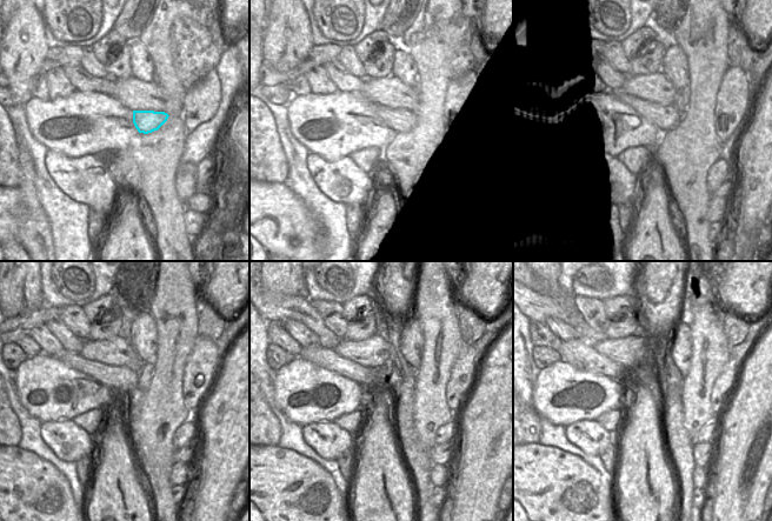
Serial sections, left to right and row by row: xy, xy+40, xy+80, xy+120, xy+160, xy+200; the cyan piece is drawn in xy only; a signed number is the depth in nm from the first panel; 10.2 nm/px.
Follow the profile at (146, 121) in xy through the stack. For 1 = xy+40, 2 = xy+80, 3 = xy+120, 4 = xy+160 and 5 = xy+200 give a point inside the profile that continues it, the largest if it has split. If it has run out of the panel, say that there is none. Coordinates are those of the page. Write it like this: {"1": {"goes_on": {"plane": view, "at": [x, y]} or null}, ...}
{"1": {"goes_on": {"plane": "xy+40", "at": [400, 120]}}, "2": {"goes_on": {"plane": "xy+80", "at": [665, 118]}}, "3": {"goes_on": {"plane": "xy+120", "at": [121, 379]}}, "4": {"goes_on": {"plane": "xy+160", "at": [321, 356]}}, "5": {"goes_on": {"plane": "xy+200", "at": [583, 356]}}}

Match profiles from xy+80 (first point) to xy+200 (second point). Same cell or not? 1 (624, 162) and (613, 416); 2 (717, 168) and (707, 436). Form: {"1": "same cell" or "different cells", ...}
{"1": "same cell", "2": "same cell"}

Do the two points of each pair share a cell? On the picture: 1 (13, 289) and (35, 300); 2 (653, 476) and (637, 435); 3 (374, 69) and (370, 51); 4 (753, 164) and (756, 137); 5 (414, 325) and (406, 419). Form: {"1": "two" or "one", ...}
{"1": "one", "2": "one", "3": "two", "4": "one", "5": "two"}

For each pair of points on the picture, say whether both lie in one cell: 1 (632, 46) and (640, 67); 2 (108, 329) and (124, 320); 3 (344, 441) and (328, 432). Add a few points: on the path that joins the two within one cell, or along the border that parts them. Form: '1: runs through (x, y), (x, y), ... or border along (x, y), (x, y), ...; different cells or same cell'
1: border along (663, 46), (647, 40), (644, 53), (629, 61); different cells
2: runs through (112, 327), (117, 327), (120, 324); same cell
3: runs through (340, 438), (332, 433); same cell

